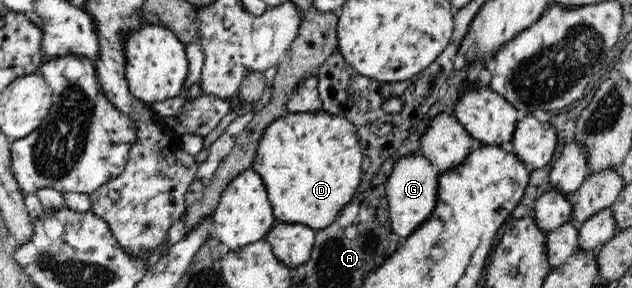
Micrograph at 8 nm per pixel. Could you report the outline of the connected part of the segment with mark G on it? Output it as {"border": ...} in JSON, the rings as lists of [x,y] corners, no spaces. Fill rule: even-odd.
{"border":[[[406,156],[394,164],[394,170],[386,181],[386,194],[392,229],[401,241],[424,226],[434,212],[438,202],[440,176],[438,169],[423,156]]]}

